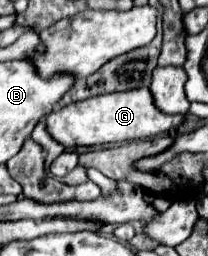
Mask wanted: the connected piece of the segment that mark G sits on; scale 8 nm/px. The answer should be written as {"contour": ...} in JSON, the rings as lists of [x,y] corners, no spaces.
{"contour":[[[141,86],[135,90],[95,96],[95,98],[73,102],[65,108],[53,110],[47,116],[47,132],[65,148],[75,148],[75,146],[97,146],[97,144],[145,140],[145,138],[163,134],[171,128],[177,128],[183,122],[185,122],[183,114],[163,114],[155,106],[149,94],[149,88]]]}

